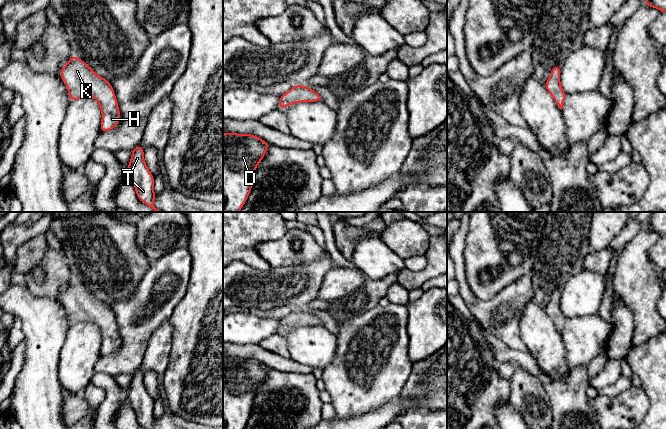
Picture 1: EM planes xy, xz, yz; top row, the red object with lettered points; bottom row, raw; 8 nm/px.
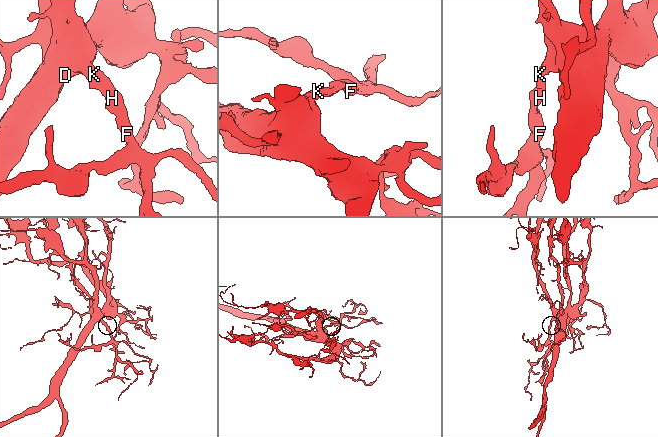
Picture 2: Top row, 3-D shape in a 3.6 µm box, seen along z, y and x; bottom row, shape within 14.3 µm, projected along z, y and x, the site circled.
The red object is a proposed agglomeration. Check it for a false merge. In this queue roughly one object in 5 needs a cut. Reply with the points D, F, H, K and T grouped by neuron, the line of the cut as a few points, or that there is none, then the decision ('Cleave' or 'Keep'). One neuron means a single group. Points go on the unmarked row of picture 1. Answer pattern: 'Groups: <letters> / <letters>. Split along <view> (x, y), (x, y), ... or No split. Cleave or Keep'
Groups: D F H K T. No split. Keep

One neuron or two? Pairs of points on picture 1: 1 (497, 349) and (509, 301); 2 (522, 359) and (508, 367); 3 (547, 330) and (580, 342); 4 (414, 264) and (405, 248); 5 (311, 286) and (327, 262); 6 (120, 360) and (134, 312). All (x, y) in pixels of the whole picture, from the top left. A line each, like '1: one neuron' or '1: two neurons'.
1: two neurons
2: two neurons
3: two neurons
4: two neurons
5: one neuron
6: one neuron

